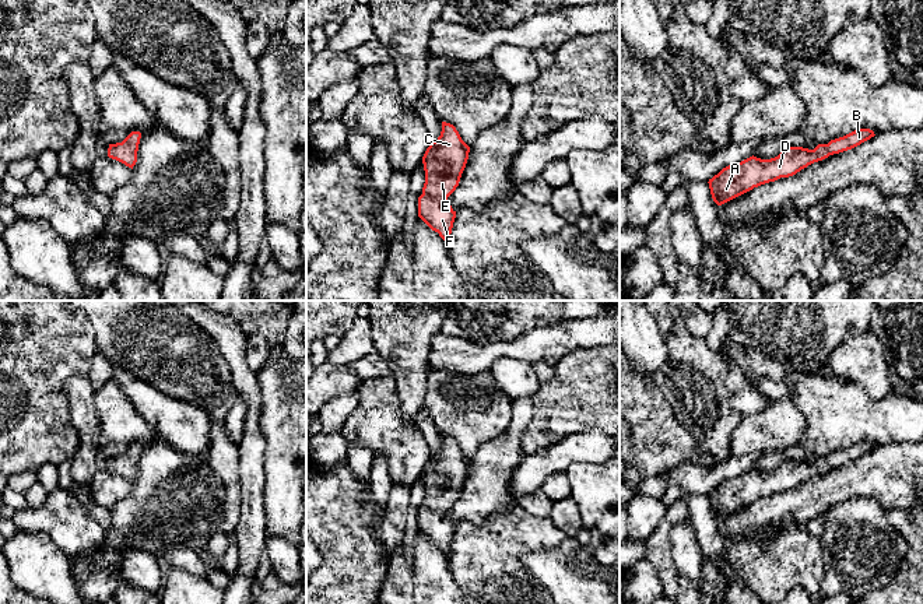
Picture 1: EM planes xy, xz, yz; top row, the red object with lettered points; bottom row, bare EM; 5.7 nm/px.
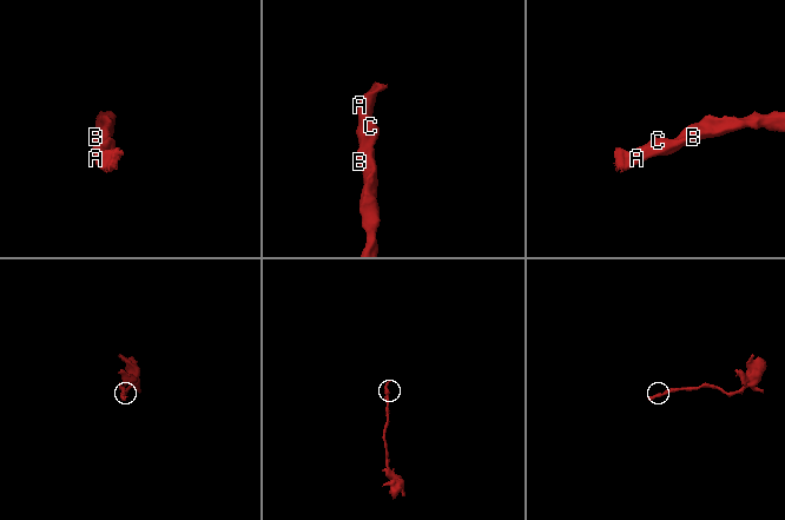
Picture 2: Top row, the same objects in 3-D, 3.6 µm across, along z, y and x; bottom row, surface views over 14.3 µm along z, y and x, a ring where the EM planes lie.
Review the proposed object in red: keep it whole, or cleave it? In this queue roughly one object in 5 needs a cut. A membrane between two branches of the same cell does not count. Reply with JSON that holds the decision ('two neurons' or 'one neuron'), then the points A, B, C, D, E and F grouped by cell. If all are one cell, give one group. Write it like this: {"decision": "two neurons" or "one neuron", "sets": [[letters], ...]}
{"decision": "one neuron", "sets": [["A", "B", "C", "D", "E", "F"]]}

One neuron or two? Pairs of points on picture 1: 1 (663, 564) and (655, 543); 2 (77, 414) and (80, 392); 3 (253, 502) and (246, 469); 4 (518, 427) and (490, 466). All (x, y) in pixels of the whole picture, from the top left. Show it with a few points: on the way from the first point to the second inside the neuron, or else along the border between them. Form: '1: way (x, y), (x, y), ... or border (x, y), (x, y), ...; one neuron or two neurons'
1: way (660, 558), (657, 548); one neuron
2: way (80, 408), (80, 397); one neuron
3: way (253, 494), (252, 477); one neuron
4: way (512, 436), (506, 449), (499, 456); one neuron

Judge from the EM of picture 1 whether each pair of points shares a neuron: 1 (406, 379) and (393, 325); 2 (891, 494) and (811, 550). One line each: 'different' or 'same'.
1: same
2: different

